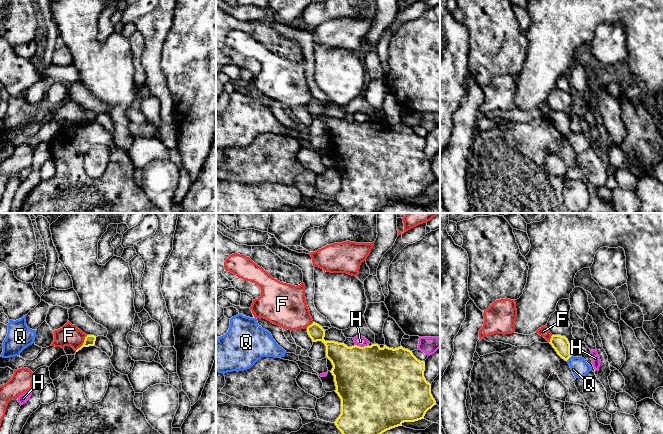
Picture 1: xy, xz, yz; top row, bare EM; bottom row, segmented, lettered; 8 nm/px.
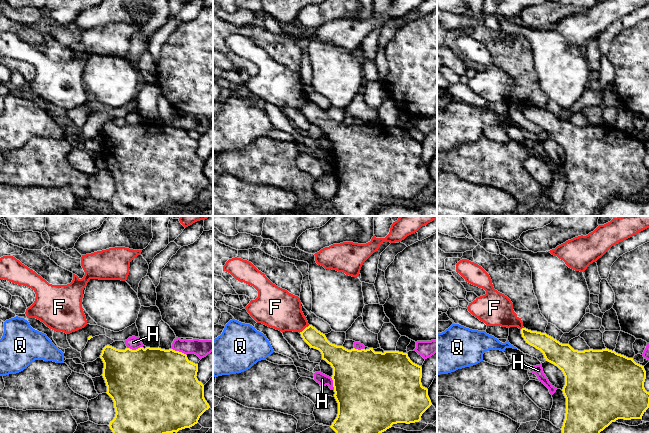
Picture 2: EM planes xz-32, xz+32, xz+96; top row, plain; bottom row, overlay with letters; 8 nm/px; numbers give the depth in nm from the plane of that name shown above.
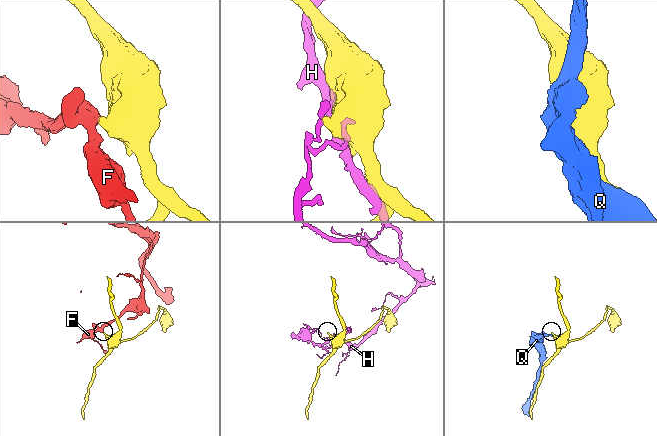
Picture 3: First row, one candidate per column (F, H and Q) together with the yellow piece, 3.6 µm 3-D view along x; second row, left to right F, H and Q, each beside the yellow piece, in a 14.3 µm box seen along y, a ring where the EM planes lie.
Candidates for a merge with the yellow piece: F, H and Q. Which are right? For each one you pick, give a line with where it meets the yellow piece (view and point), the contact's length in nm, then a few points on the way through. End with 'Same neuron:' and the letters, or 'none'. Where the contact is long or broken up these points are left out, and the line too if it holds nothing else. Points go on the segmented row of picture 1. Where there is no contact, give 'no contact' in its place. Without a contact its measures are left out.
Same neuron: none

